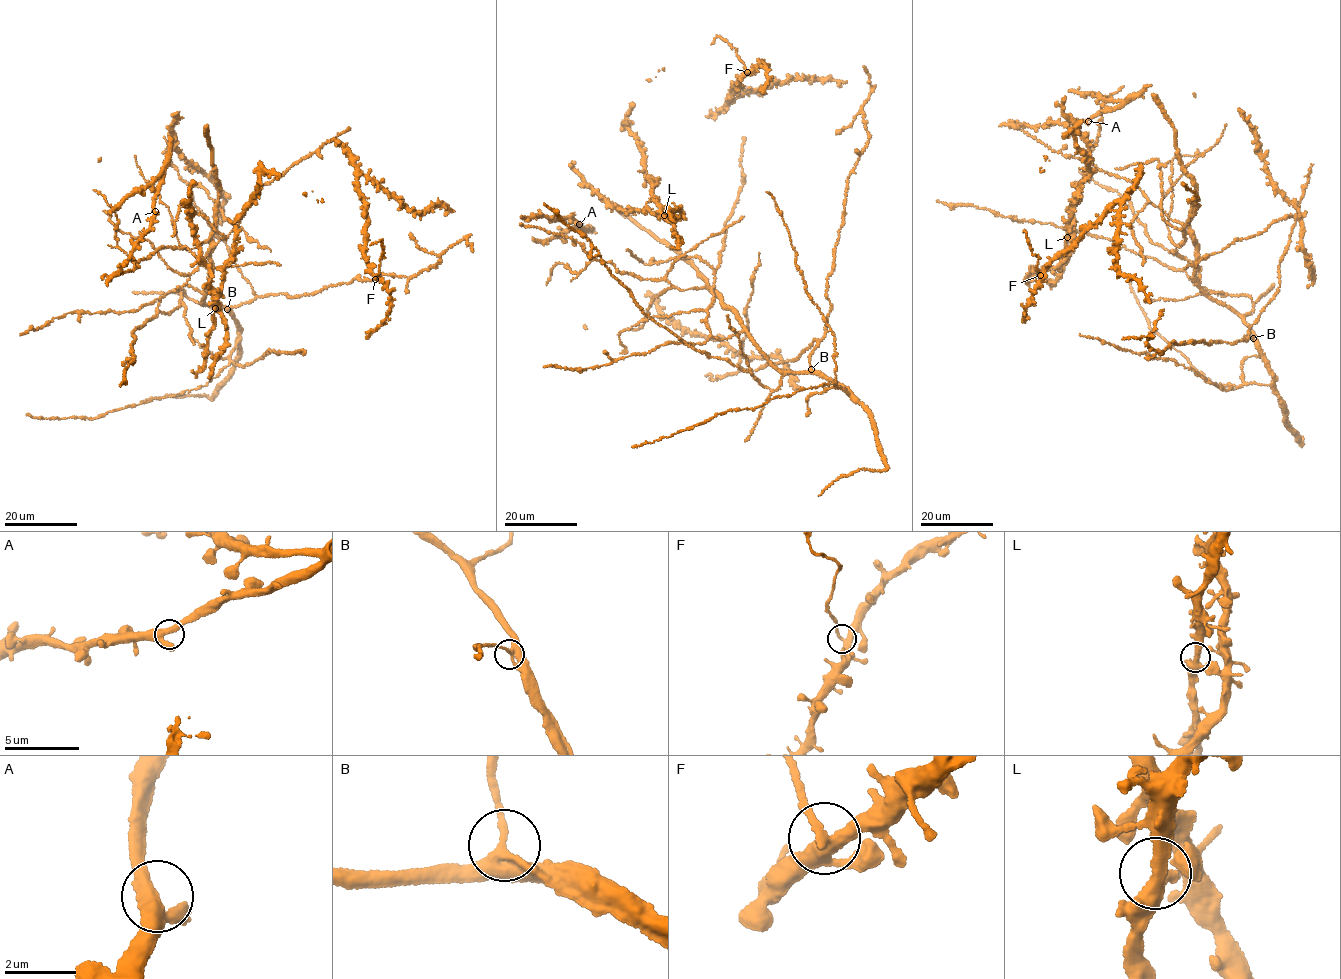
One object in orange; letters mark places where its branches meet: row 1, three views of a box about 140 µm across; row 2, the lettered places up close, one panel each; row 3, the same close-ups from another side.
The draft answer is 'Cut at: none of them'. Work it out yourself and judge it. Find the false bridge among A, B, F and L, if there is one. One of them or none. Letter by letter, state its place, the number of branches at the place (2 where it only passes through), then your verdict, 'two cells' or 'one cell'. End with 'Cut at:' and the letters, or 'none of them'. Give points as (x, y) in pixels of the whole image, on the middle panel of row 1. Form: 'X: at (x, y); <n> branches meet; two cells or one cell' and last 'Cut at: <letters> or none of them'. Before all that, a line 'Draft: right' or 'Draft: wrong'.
Draft: wrong
A: at (579, 224); 3 branches meet; one cell
B: at (811, 369); 3 branches meet; one cell
F: at (747, 72); 3 branches meet; two cells
L: at (664, 215); 3 branches meet; one cell
Cut at: F

